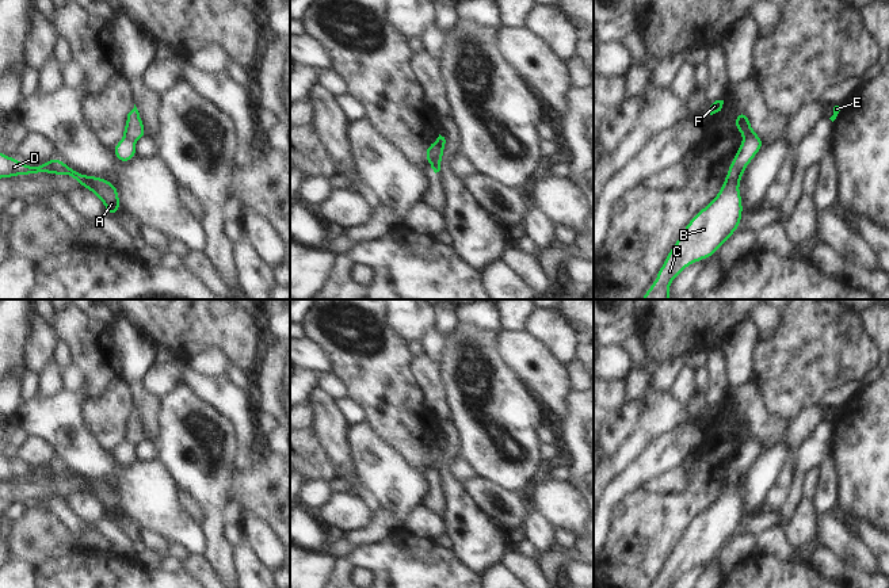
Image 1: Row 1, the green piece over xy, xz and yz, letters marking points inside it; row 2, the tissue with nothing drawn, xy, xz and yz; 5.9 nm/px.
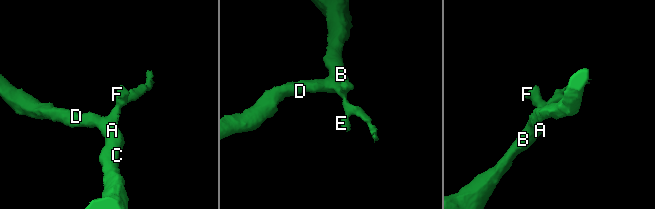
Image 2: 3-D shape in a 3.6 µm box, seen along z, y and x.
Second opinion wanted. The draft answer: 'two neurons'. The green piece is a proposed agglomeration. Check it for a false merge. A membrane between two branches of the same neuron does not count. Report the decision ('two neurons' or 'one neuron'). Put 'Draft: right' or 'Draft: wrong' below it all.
two neurons
Draft: right

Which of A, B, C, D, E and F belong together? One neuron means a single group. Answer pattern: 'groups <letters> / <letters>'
groups A B C D / E F

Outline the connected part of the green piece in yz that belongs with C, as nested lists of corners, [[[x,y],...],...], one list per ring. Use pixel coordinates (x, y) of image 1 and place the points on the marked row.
[[[759,137],[743,140],[717,196],[690,219],[641,299],[669,299],[672,280],[686,267],[711,257],[739,229],[743,218],[739,186],[744,169],[763,145],[764,141]]]

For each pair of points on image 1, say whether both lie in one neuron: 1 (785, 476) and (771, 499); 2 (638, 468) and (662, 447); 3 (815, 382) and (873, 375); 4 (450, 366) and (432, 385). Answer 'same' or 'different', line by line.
1: same
2: same
3: different
4: different

